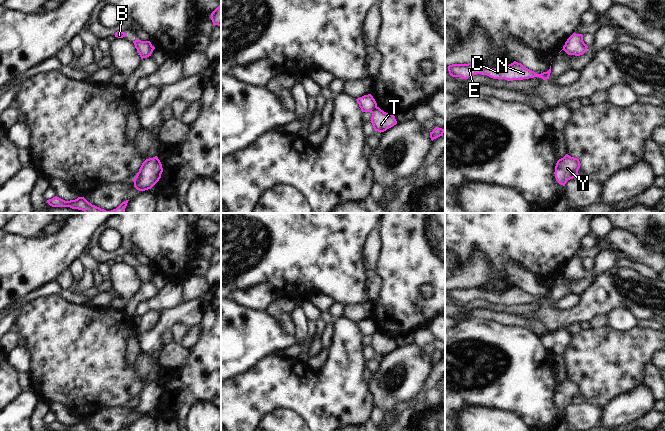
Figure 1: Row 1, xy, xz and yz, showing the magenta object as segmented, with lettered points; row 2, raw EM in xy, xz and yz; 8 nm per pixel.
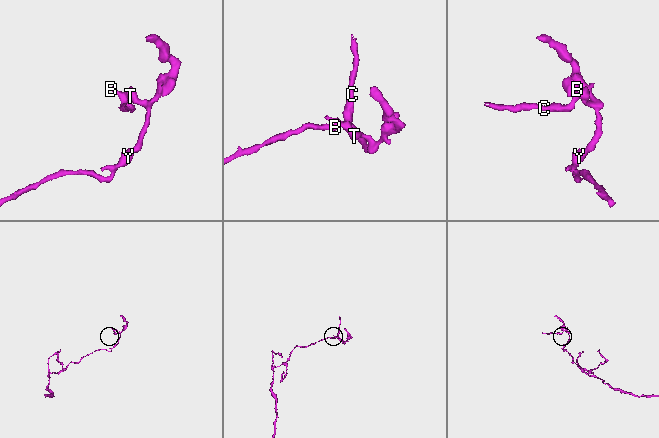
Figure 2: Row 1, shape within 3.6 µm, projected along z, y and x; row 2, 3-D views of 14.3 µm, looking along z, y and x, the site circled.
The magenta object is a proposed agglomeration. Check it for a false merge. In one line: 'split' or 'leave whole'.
split

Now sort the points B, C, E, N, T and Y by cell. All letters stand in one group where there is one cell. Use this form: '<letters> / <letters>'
B C E N / T Y

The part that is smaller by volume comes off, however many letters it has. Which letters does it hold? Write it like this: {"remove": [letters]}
{"remove": ["B", "C", "E", "N"]}

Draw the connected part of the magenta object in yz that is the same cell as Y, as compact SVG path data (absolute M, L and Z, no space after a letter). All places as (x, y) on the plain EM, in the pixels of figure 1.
M566 378L556 387L554 396L556 405L565 410L568 404L573 403L576 399L578 399L579 392L579 383Z

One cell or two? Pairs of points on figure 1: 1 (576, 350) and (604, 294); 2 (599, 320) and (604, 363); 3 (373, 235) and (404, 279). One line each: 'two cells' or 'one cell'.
1: two cells
2: two cells
3: two cells

